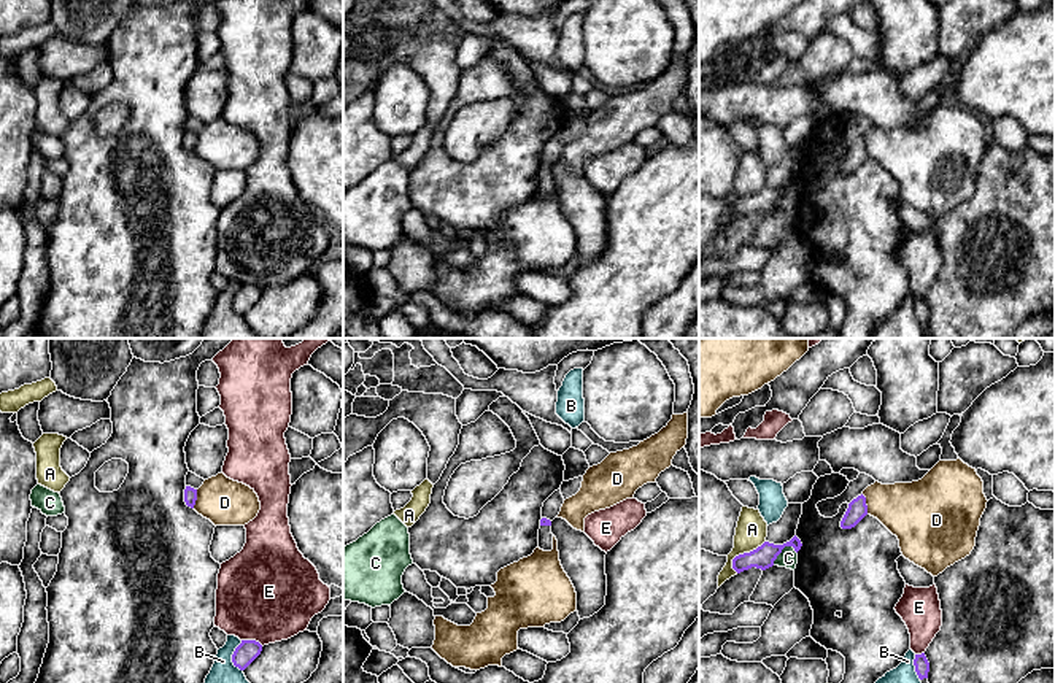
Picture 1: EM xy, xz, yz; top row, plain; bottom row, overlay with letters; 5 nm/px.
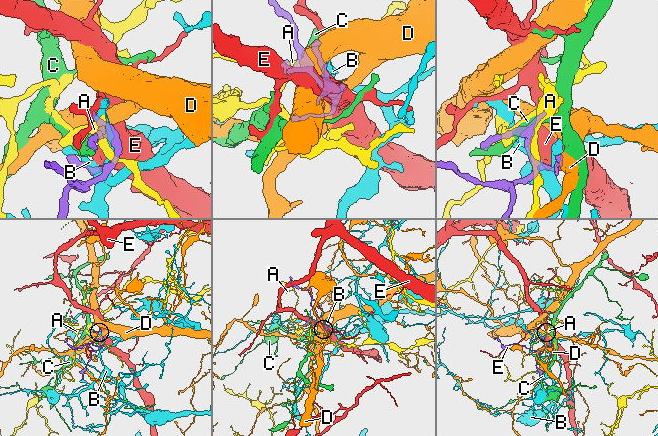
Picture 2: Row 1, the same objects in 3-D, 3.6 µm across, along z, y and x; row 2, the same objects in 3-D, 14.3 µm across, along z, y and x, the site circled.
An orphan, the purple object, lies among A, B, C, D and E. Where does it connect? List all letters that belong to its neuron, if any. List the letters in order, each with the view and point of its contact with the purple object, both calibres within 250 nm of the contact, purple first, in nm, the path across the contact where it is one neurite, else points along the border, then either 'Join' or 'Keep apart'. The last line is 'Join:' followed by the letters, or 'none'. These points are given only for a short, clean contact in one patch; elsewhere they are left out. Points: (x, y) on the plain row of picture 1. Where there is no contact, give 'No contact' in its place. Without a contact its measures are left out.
A: Touches purple at yz (744, 197). Thickness 120 nm (purple) against 160 nm. Boundary: yz (765, 185), (755, 192), (739, 197), (733, 204), (731, 212). Keep apart
B: Touches purple at xy (232, 300). Thickness 110 nm (purple) against 240 nm. Keep apart
C: Touches purple at yz (780, 196). Thickness 120 nm (purple) against 100 nm. Keep apart
D: Touches purple at yz (865, 148). Thickness 100 nm (purple) against 300 nm. Keep apart
E: Touches purple at xy (253, 285). Thickness 110 nm (purple) against 500 nm. Keep apart
Join: none

